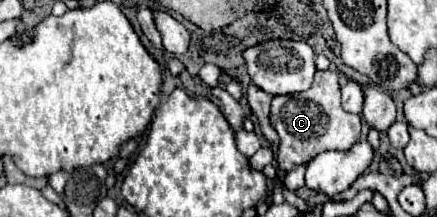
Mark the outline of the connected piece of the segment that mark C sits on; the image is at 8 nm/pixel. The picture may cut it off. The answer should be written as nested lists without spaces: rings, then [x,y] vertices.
[[[318,70],[310,90],[272,98],[272,126],[280,136],[276,154],[278,168],[290,172],[324,150],[348,150],[360,138],[360,120],[358,114],[350,114],[340,106],[338,74],[332,70]]]

